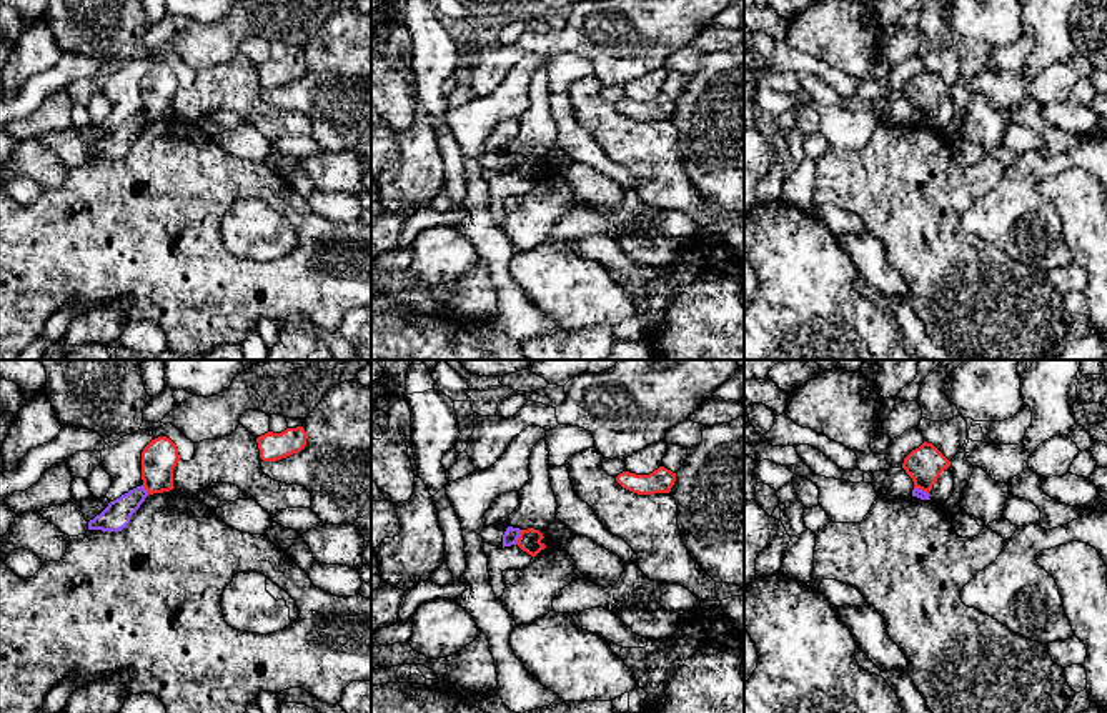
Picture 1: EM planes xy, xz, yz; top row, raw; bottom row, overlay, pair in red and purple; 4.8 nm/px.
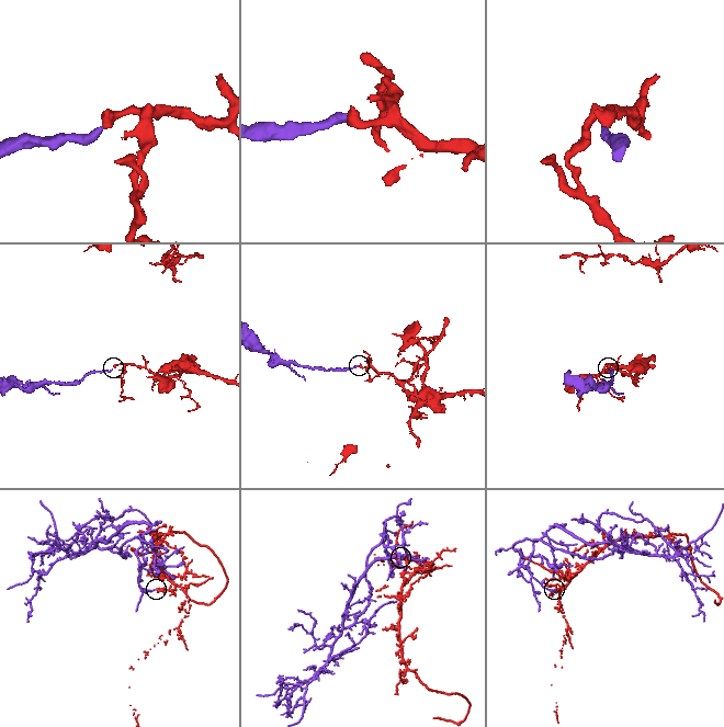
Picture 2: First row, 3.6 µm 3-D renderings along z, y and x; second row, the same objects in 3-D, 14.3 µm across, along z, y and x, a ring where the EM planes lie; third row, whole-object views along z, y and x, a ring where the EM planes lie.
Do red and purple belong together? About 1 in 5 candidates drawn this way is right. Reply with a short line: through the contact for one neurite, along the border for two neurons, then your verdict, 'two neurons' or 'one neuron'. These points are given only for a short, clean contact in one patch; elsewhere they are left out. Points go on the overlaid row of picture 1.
line xz (521, 530), (515, 543); two neurons

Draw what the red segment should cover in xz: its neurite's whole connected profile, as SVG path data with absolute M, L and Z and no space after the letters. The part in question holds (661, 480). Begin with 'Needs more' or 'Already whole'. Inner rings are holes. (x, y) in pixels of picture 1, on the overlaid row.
Already whole. M659 466L649 475L623 471L616 476L616 481L638 495L669 493L676 481L676 473L664 466Z

